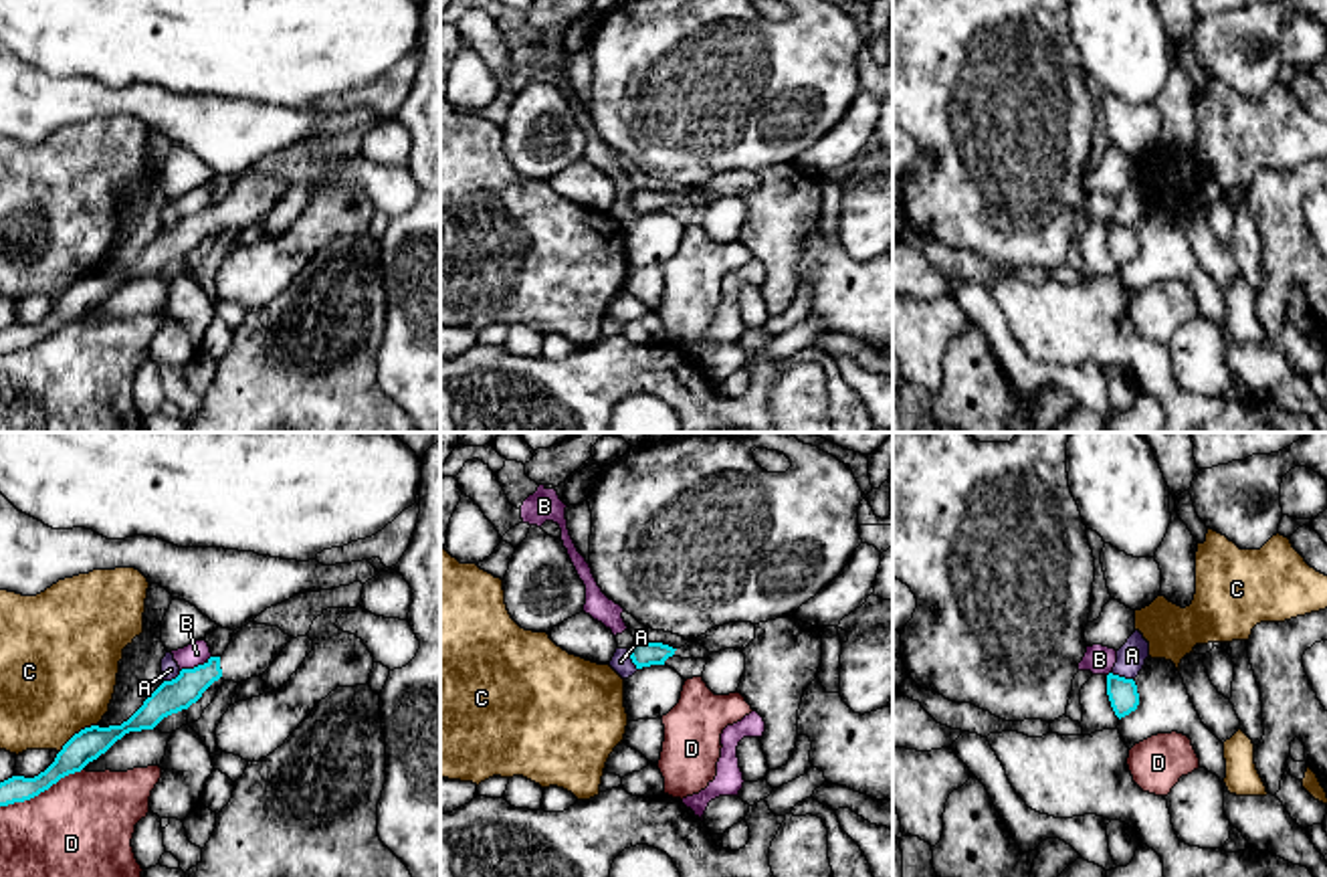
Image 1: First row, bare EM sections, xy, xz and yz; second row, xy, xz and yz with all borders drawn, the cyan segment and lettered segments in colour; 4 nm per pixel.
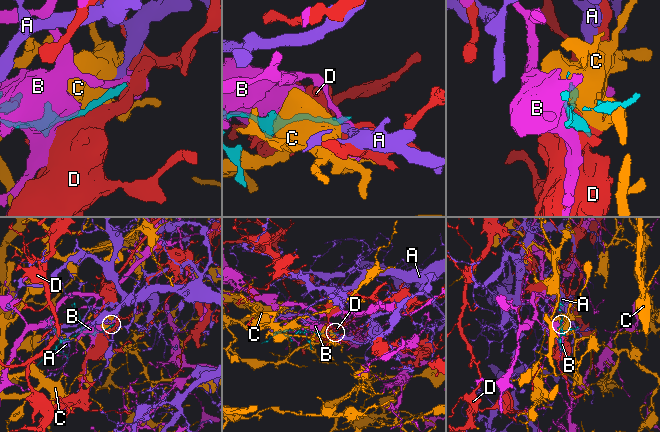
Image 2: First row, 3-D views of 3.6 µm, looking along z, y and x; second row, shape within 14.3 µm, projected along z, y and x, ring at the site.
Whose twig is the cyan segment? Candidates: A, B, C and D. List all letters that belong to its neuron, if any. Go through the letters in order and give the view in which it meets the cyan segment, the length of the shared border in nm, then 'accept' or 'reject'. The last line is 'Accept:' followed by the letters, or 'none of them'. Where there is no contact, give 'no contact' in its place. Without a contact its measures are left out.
A: contact in yz; length 90 nm; reject
B: contact in xy; length 140 nm; reject
C: contact in xy; length 190 nm; reject
D: contact in xy; length 360 nm; reject
Accept: none of them

